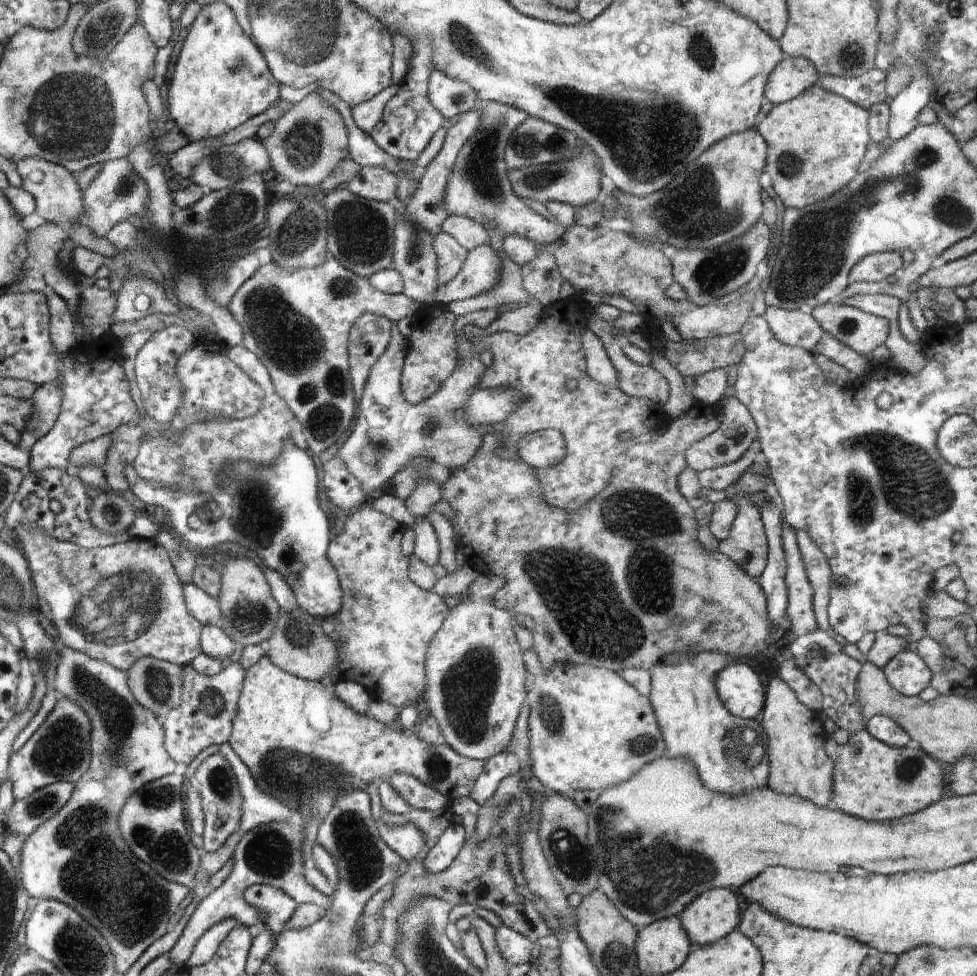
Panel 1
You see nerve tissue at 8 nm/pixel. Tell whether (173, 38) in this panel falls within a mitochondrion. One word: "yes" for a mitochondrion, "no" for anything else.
no

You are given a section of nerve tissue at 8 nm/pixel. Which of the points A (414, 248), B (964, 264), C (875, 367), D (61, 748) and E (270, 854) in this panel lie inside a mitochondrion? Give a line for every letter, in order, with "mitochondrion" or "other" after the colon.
A: mitochondrion
B: other
C: other
D: mitochondrion
E: mitochondrion

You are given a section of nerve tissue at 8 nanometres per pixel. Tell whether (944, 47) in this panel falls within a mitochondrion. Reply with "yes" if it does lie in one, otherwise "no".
no

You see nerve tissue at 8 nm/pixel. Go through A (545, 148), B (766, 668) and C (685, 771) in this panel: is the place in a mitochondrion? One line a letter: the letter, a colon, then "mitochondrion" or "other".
A: mitochondrion
B: other
C: other

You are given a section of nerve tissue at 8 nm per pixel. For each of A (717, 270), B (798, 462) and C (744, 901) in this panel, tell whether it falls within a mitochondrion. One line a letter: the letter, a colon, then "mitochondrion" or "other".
A: mitochondrion
B: other
C: other

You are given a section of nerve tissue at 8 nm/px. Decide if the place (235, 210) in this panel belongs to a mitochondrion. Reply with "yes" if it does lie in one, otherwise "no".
yes

